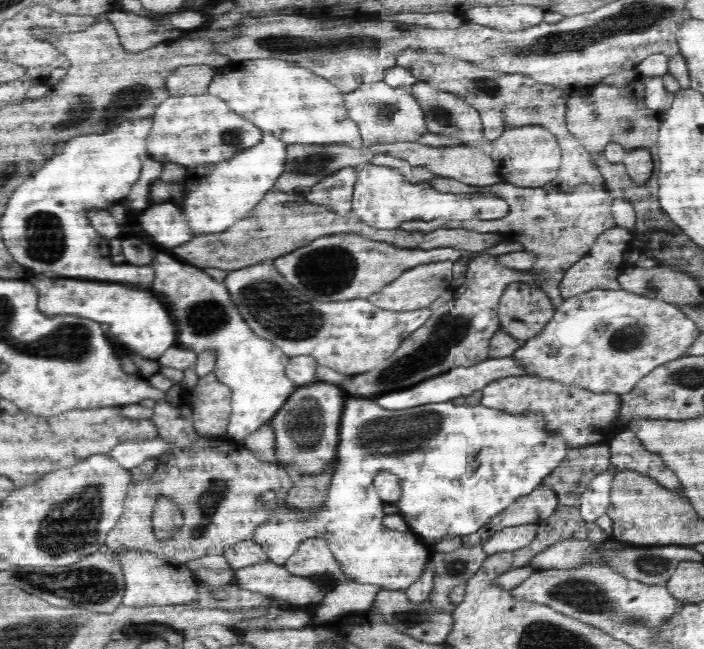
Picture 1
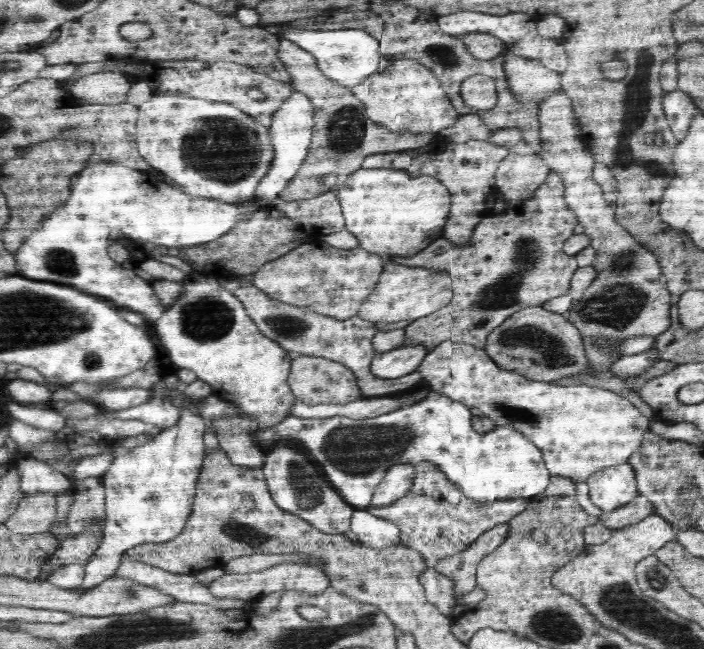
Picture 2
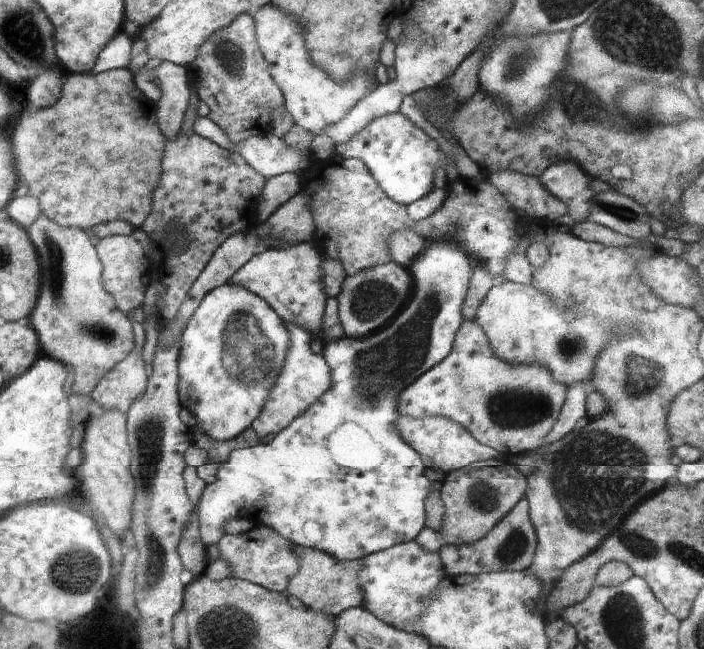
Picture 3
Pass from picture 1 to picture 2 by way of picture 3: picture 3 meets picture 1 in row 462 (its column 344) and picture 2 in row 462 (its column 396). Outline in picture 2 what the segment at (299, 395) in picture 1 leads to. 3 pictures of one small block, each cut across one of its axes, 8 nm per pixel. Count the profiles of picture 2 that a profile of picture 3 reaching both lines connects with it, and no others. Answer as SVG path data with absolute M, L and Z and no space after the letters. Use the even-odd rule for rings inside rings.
M280 440L265 451L264 464L267 487L274 502L286 512L293 513L312 527L326 534L343 535L351 529L354 508L336 491L322 474L322 471L310 459L310 456L289 440Z

